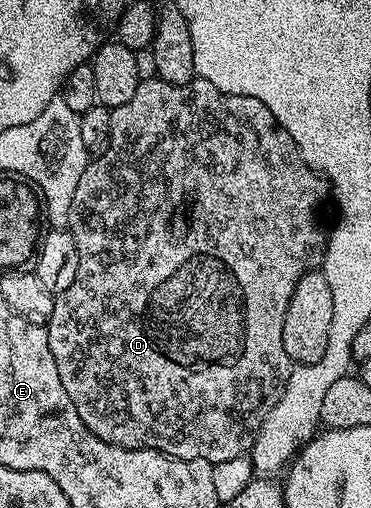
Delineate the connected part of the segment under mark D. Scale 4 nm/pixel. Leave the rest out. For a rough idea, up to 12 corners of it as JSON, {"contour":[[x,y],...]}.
{"contour":[[260,98],[110,109],[44,327],[96,438],[247,455],[332,185]]}

